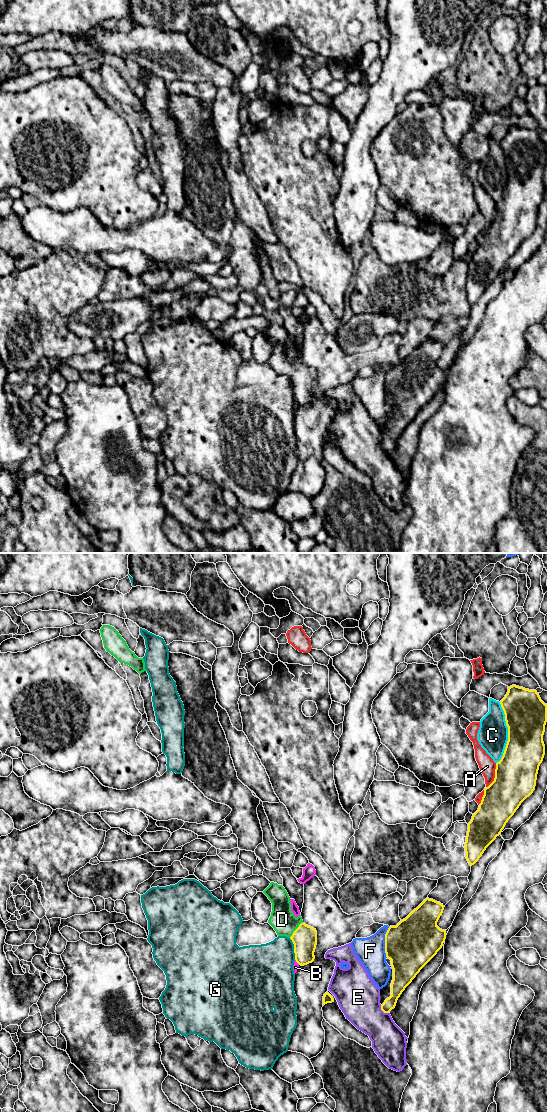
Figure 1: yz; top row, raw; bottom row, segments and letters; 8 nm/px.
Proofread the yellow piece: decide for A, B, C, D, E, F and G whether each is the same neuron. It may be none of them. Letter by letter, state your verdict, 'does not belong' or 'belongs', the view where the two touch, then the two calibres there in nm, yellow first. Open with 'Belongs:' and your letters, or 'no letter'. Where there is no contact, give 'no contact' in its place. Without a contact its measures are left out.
Belongs: D
A: does not belong | yz | 340/130 nm
B: does not belong | yz | 200/50 nm
C: does not belong | yz | 340/240 nm
D: belongs | yz | 200/200 nm
E: does not belong | yz | 120/340 nm
F: does not belong | yz | 400/220 nm
G: does not belong | yz | 200/380 nm

